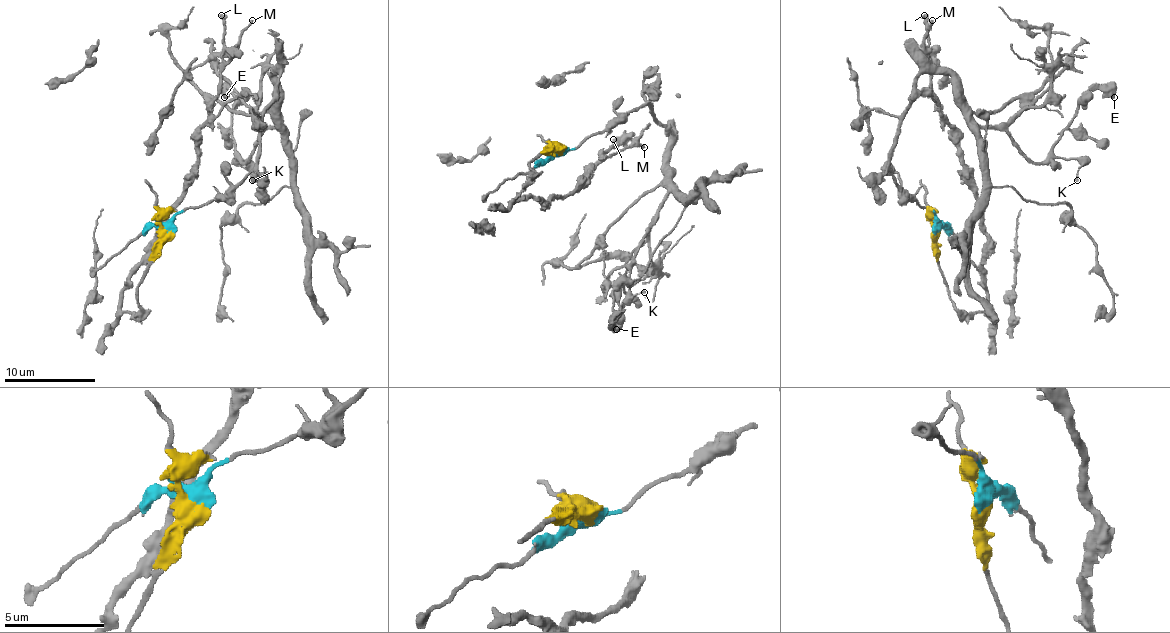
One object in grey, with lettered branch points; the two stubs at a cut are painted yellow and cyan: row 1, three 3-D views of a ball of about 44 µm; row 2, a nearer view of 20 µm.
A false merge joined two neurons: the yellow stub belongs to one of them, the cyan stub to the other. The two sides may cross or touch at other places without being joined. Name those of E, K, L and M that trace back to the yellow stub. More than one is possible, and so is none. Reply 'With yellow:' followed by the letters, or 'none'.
With yellow: L, M

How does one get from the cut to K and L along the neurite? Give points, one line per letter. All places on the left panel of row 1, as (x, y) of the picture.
K: (166, 234), (177, 214), (222, 198), (254, 166), (279, 73), (277, 121), (245, 162), (238, 157), (252, 180)
L: (166, 234), (138, 287), (141, 309), (120, 309), (127, 275), (197, 159), (197, 130), (220, 84), (220, 14)

